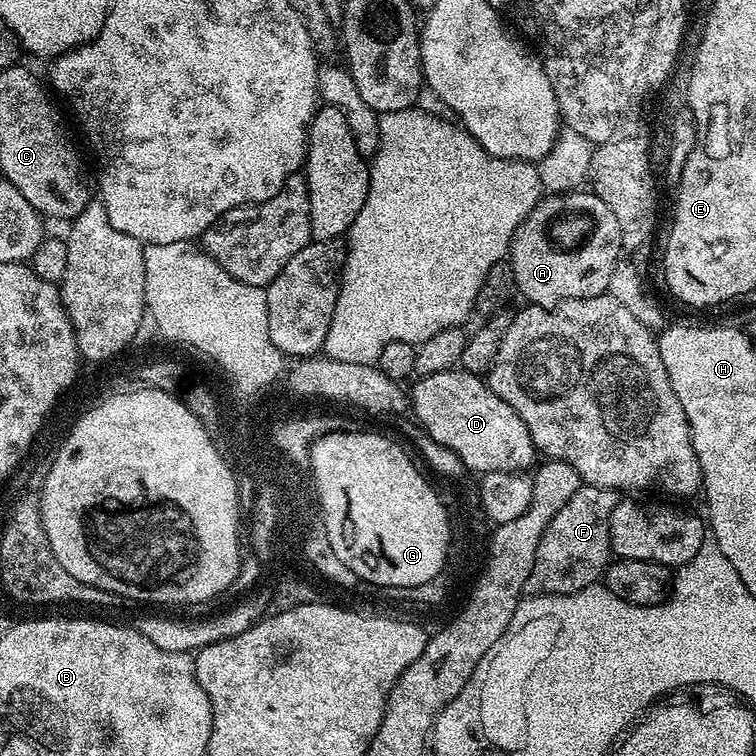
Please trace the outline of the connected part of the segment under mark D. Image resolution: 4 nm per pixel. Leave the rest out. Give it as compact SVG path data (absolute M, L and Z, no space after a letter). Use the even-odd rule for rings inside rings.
M449 370L421 376L415 382L417 384L410 388L410 408L413 413L416 411L415 419L420 428L427 432L434 442L455 454L465 469L473 468L476 474L524 472L537 463L538 449L532 441L526 422L522 422L516 411L506 406L506 402L502 402L502 398L498 398L498 394L494 394L479 375L463 370Z

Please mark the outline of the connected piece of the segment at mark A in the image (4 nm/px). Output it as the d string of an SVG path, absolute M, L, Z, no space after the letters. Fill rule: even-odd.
M556 194L545 195L539 200L534 210L530 210L530 214L524 217L524 221L520 223L518 230L512 236L512 244L507 254L512 277L516 283L516 292L524 295L529 305L538 308L555 308L563 300L568 300L568 294L578 292L570 288L570 282L574 280L566 280L572 266L568 258L554 254L544 242L544 220L552 206L556 206Z

